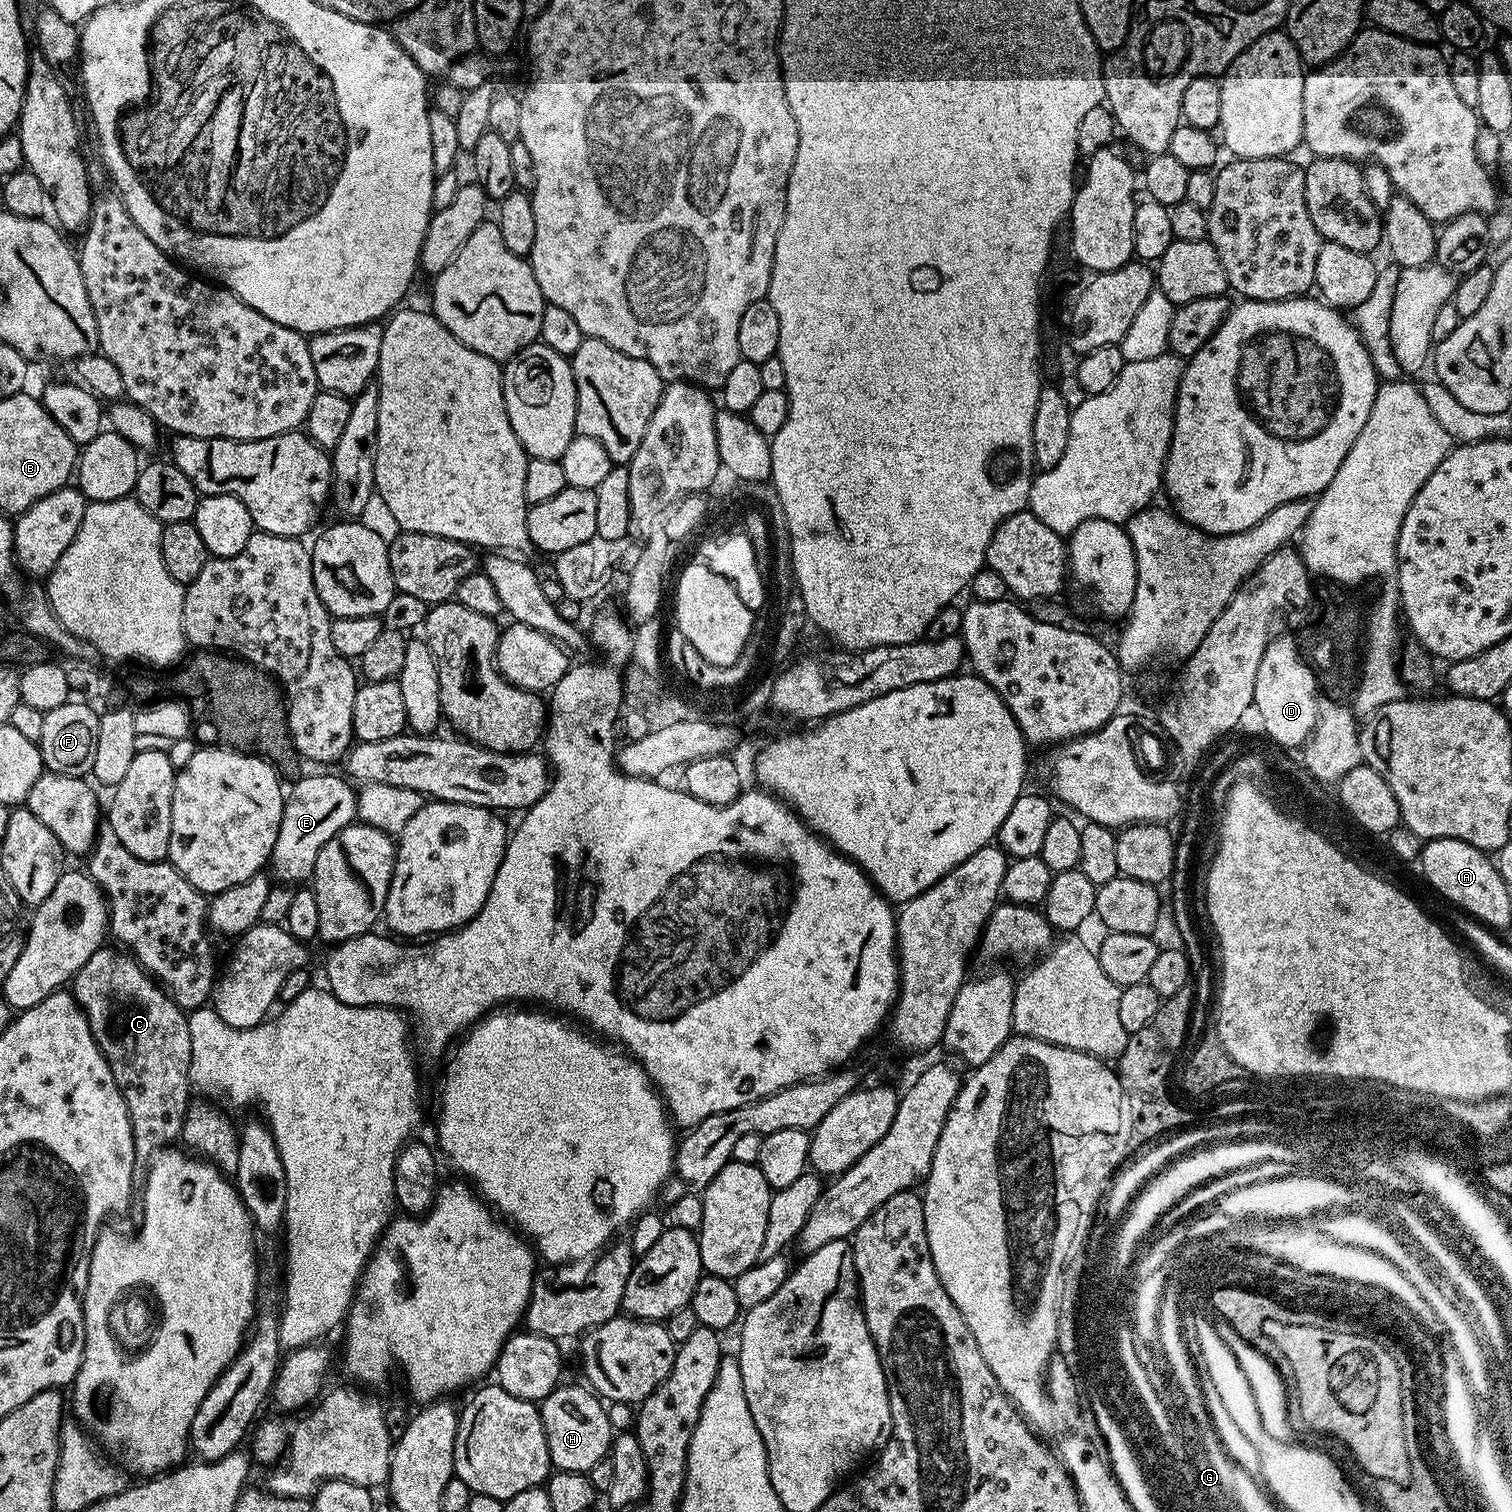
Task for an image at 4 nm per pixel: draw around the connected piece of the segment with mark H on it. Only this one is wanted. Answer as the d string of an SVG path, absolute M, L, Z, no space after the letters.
M561 1383L546 1399L539 1401L542 1426L546 1430L546 1446L550 1450L553 1469L587 1474L599 1460L609 1455L614 1439L605 1401L587 1387Z

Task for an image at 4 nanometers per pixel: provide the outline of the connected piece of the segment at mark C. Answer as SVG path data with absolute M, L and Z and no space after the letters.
M101 946L70 981L70 991L86 1014L90 1030L114 1074L114 1082L126 1102L132 1119L132 1137L136 1167L144 1170L157 1152L181 1139L184 1119L190 1103L190 1026L185 1009L175 1003L167 991L140 967L136 957L119 947Z

